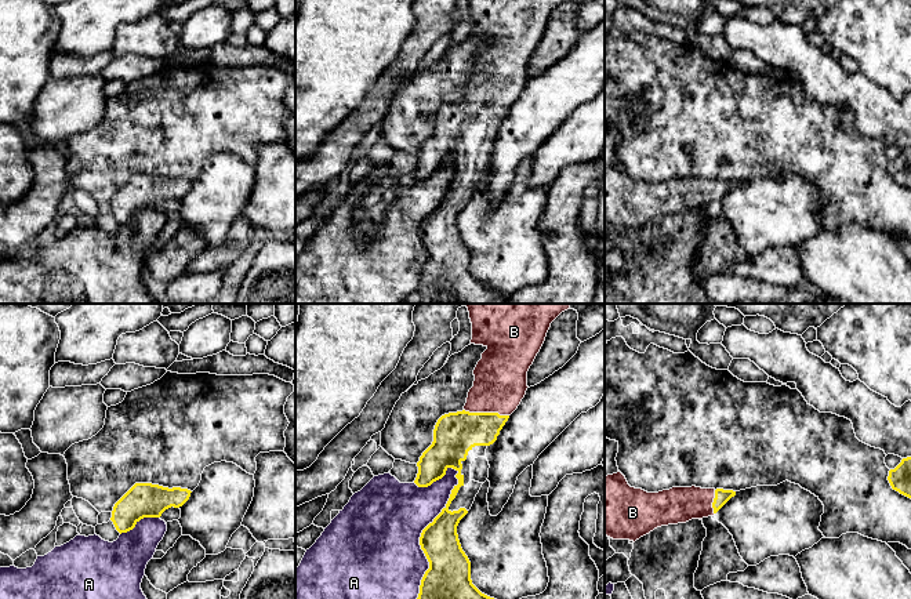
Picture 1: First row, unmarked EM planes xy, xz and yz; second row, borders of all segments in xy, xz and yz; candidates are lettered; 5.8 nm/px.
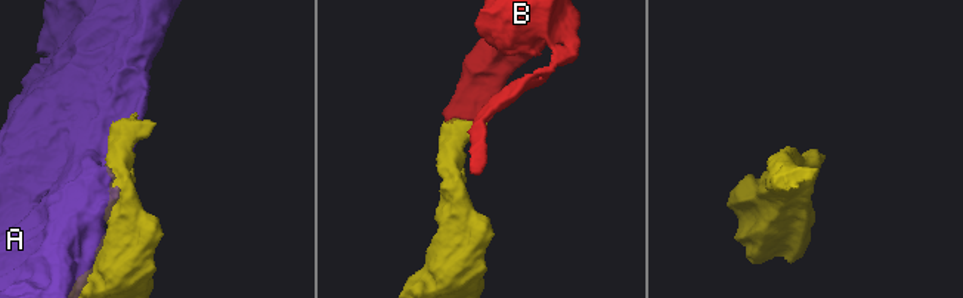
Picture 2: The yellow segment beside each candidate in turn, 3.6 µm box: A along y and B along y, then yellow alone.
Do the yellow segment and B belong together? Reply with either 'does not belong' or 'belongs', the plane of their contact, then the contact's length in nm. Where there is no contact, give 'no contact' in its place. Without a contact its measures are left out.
belongs | xz | 260 nm

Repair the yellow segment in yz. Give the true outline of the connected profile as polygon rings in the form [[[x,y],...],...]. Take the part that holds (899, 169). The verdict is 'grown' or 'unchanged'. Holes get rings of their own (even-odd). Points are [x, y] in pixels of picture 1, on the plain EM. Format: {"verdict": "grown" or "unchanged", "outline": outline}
{"verdict": "unchanged", "outline": [[[911,148],[903,149],[894,160],[890,160],[888,171],[893,181],[911,189]]]}

